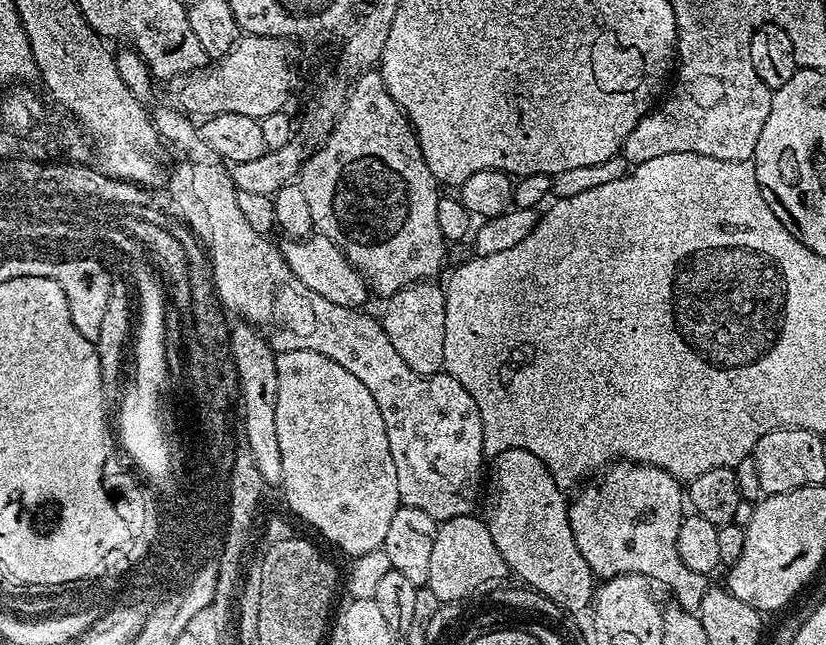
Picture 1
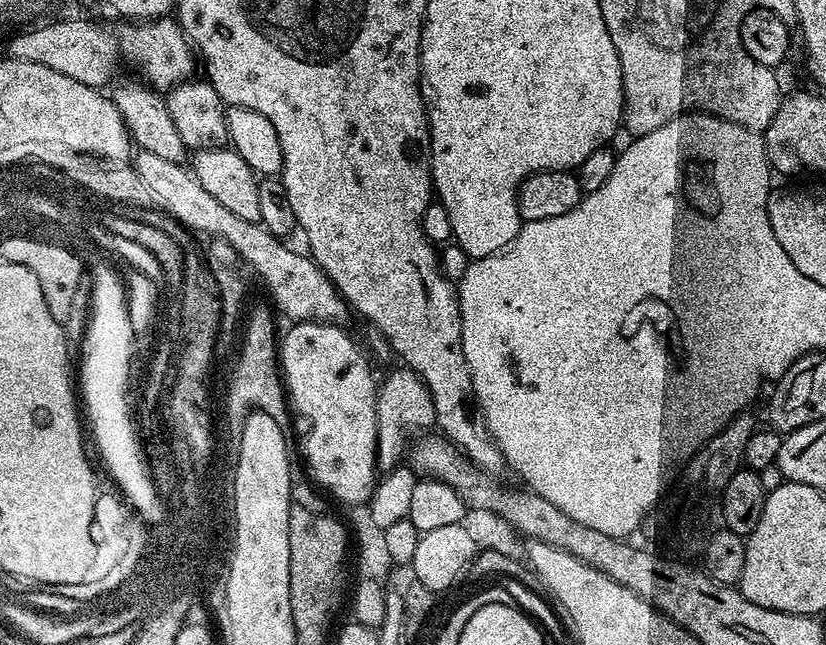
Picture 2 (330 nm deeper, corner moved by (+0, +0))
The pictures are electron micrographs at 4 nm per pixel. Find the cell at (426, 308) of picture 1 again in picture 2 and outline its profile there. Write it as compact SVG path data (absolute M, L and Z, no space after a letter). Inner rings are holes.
M399 367L379 381L376 393L376 466L384 474L393 471L403 456L405 459L413 441L436 422L434 398L424 379L412 368Z

